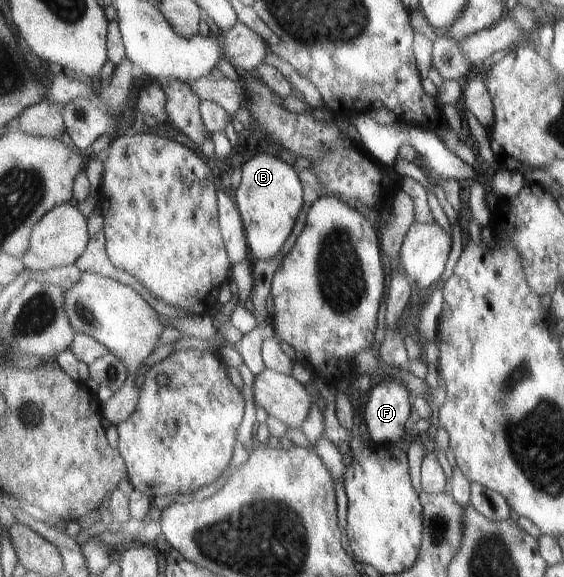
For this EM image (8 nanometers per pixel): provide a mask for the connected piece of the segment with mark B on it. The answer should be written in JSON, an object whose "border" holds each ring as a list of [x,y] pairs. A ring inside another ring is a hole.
{"border":[[[260,153],[242,166],[242,180],[236,190],[238,205],[246,232],[252,261],[269,261],[280,255],[293,233],[301,213],[303,185],[297,169],[275,155]]]}

